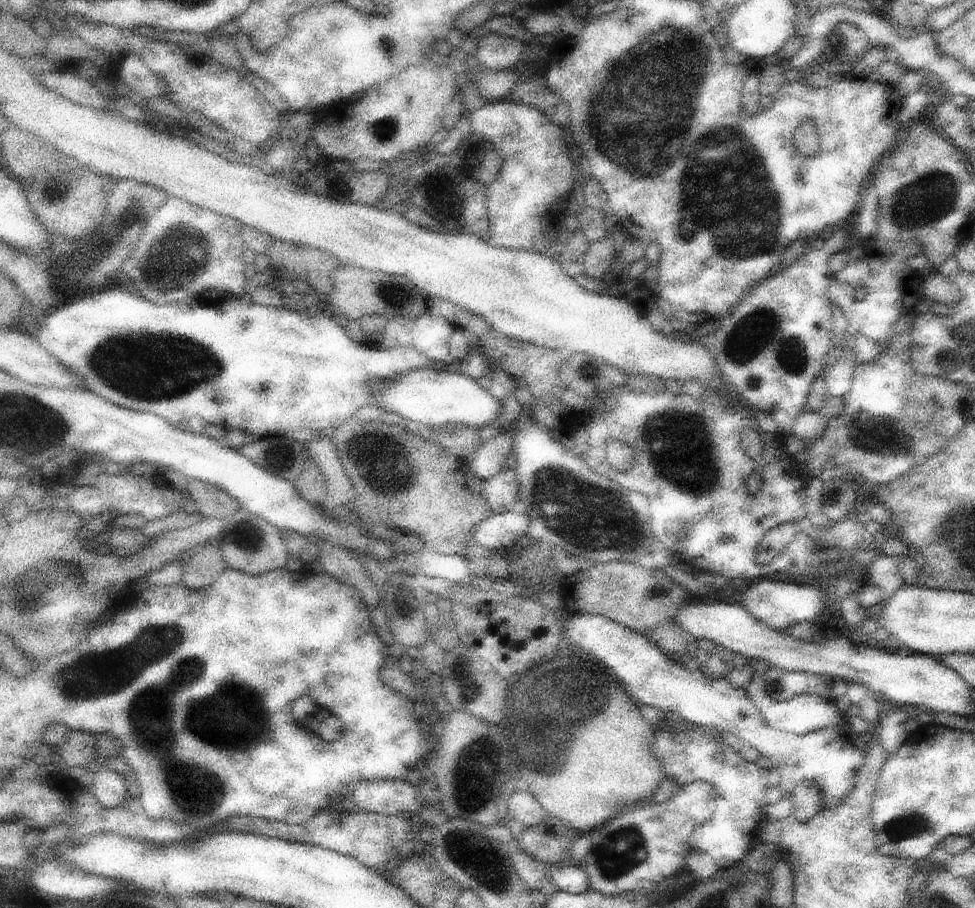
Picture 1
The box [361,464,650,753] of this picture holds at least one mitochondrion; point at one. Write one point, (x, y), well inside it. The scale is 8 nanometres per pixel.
(590, 518)

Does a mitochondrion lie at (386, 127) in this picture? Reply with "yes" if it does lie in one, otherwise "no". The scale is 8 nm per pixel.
yes

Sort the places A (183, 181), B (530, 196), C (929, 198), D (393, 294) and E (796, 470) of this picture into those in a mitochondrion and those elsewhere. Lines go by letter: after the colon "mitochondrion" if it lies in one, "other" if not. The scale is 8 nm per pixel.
A: other
B: other
C: mitochondrion
D: mitochondrion
E: other

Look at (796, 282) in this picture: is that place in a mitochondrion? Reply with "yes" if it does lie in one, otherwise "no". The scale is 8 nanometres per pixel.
no

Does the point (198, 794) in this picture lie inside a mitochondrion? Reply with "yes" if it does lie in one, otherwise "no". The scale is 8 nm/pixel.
yes

